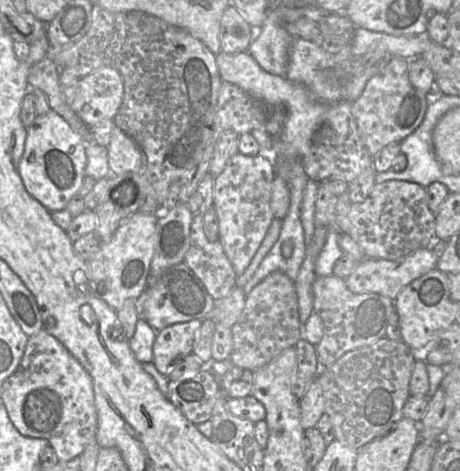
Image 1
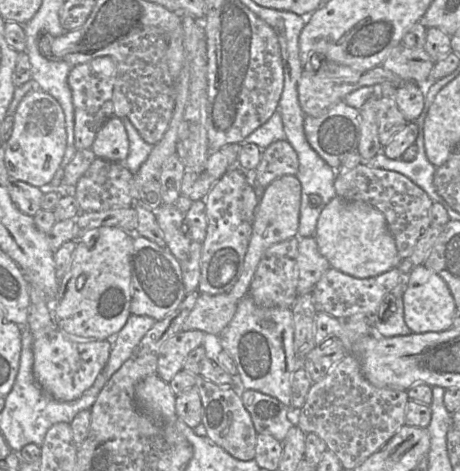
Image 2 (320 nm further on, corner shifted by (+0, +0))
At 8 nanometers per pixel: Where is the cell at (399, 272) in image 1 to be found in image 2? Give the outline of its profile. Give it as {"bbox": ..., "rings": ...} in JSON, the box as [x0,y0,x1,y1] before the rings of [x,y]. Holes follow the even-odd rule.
{"bbox":[312,267,405,319],"rings":[[[330,267],[312,290],[313,303],[317,312],[337,319],[347,319],[356,314],[375,318],[383,298],[392,291],[403,290],[405,277],[398,267],[365,279],[354,278]]]}

